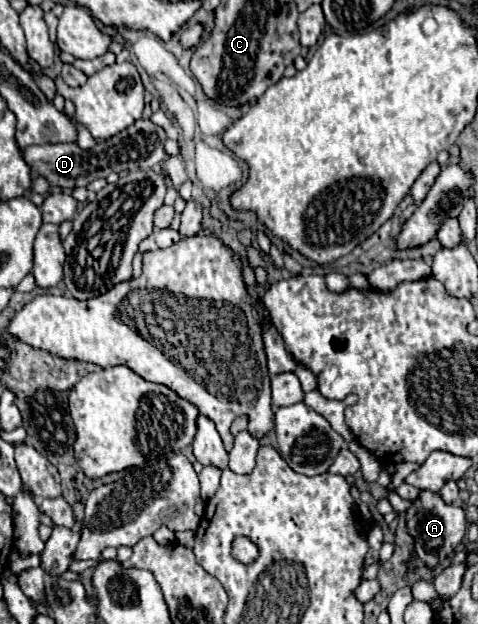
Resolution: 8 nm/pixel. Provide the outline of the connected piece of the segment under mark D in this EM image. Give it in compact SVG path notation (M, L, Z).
M138 120L124 132L130 142L122 142L122 134L116 134L104 142L98 142L92 150L82 150L78 144L40 144L26 146L22 156L30 166L32 178L46 178L52 188L72 190L76 186L88 186L96 178L106 178L110 172L122 170L150 170L166 158L164 140L166 132L160 126L154 126L150 120Z

